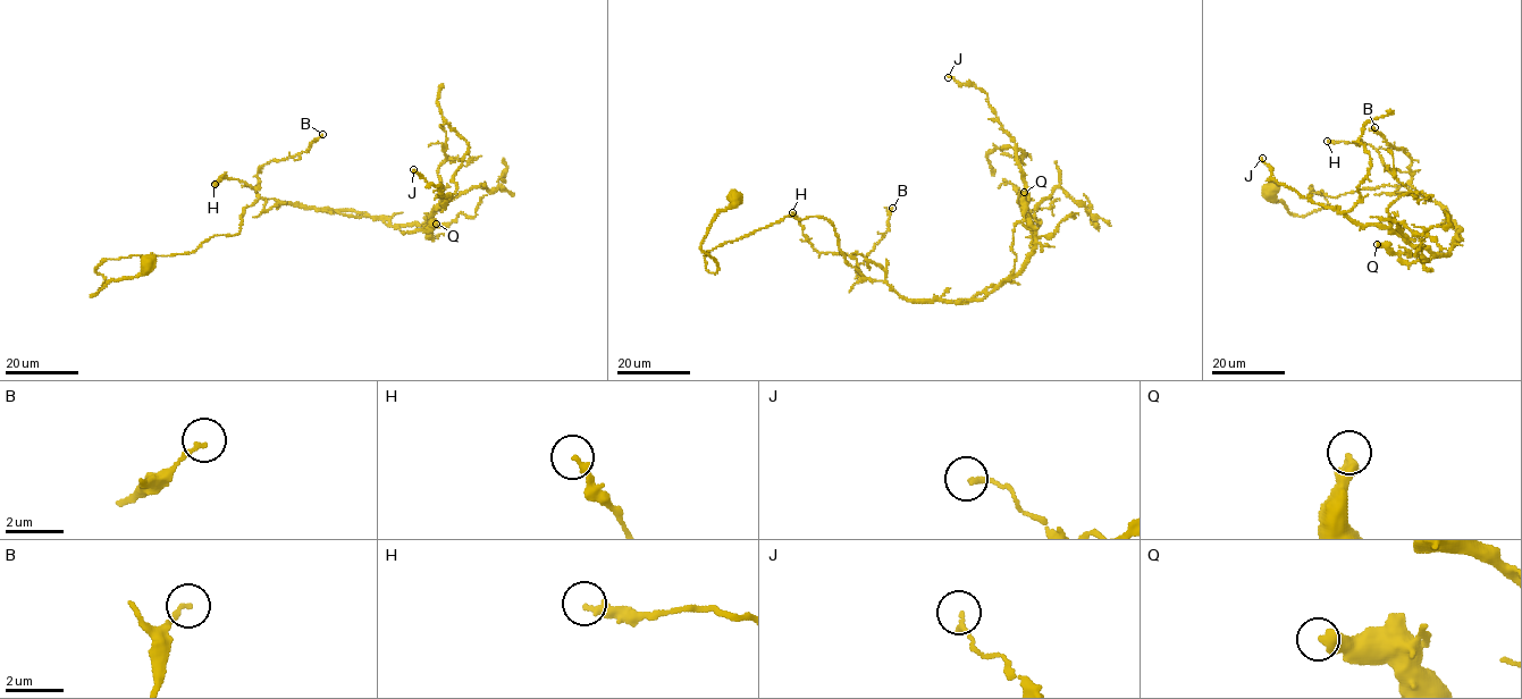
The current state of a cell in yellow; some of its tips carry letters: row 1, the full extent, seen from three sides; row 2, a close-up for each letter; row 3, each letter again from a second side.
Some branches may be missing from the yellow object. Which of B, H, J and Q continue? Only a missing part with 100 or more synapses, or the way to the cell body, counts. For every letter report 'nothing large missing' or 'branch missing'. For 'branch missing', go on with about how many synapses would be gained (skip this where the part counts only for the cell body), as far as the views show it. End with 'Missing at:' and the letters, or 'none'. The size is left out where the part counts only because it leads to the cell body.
B: nothing large missing
H: nothing large missing
J: nothing large missing
Q: nothing large missing
Missing at: none

